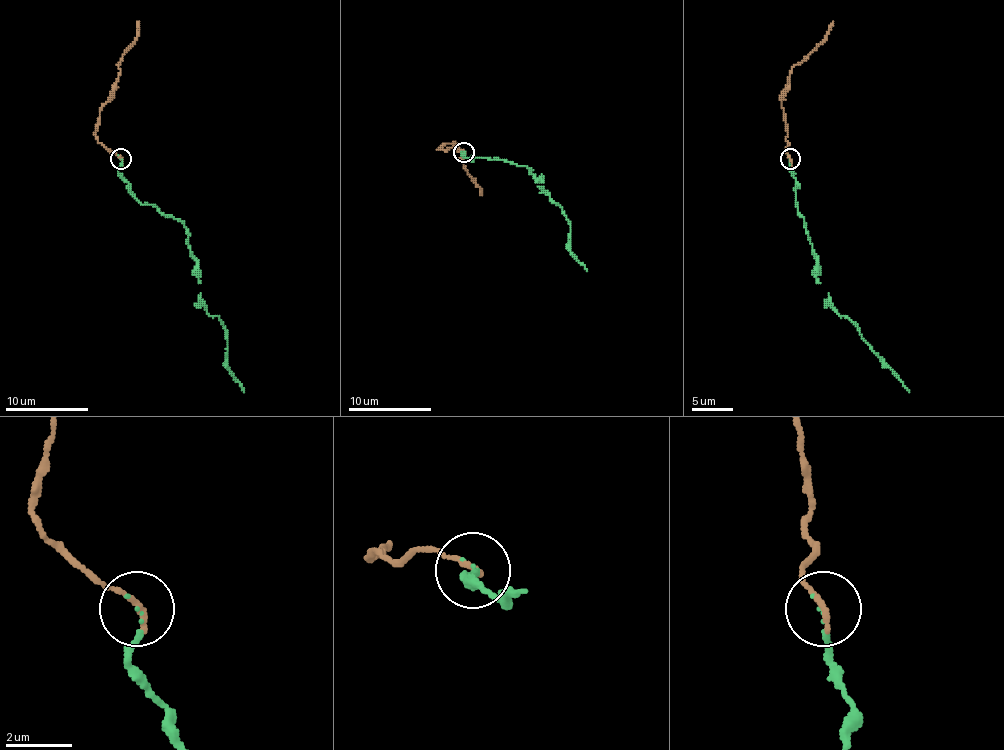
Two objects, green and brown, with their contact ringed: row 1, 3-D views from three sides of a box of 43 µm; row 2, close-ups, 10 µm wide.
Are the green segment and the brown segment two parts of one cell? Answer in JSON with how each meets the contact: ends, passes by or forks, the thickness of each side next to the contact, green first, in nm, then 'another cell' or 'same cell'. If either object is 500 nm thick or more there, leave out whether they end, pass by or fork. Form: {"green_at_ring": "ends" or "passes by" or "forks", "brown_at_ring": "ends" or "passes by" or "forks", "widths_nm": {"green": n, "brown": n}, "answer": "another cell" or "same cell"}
{"green_at_ring": "ends", "brown_at_ring": "ends", "widths_nm": {"green": 50, "brown": 200}, "answer": "same cell"}

